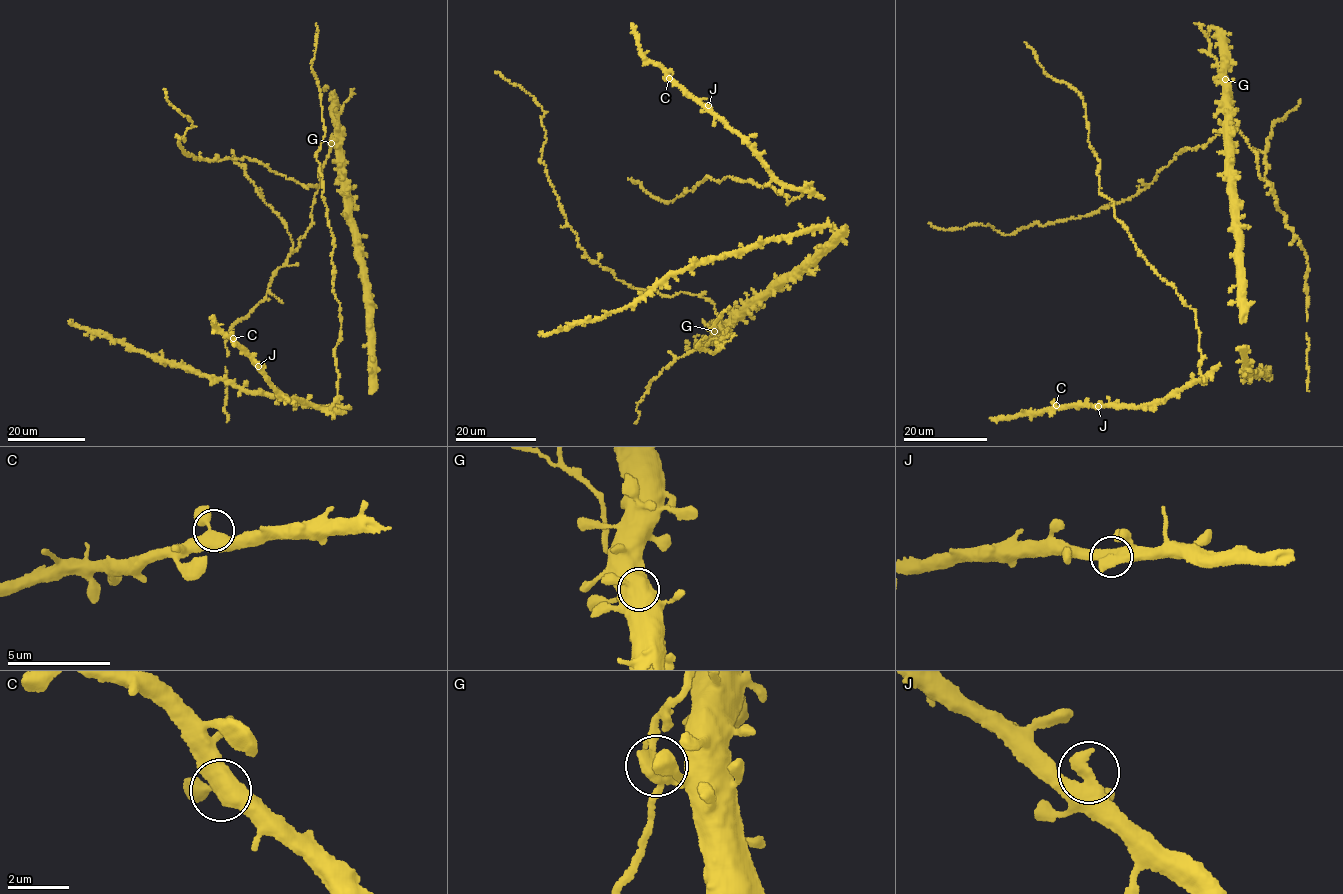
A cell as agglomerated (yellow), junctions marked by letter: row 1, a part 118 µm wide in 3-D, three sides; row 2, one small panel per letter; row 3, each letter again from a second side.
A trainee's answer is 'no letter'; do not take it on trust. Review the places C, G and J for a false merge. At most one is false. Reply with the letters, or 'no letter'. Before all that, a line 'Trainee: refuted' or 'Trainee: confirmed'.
Trainee: confirmed
no letter

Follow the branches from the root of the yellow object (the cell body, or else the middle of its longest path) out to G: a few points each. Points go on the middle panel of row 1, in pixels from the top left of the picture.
G: (800, 267), (776, 289), (754, 298), (714, 331)

